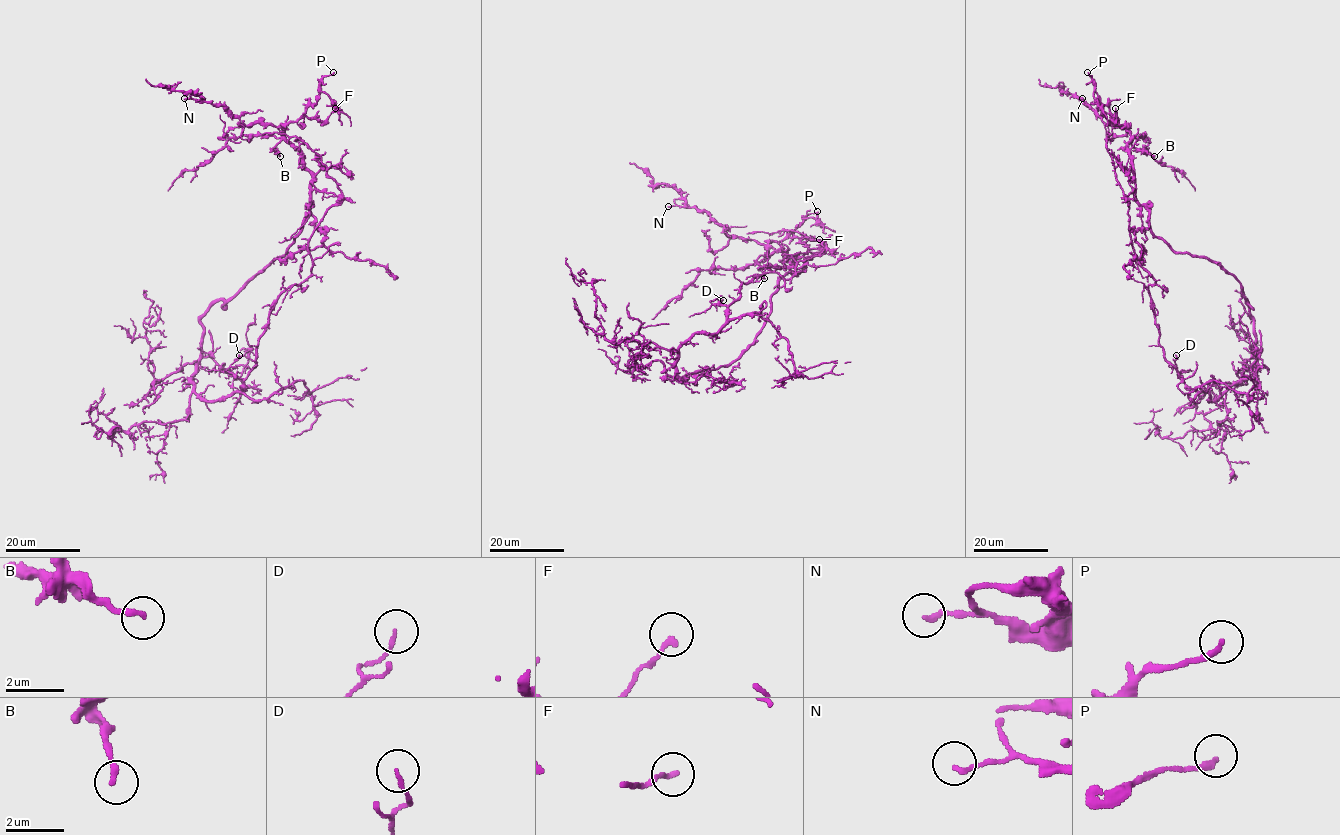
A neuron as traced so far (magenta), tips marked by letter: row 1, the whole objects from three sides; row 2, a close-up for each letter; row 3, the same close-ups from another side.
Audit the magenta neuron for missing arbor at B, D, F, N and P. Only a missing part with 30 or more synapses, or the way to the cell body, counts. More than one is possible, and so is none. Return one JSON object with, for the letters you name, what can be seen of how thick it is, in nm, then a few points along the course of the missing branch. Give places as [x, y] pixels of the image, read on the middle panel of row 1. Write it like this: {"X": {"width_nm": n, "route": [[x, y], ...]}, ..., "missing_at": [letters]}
{"missing_at": []}

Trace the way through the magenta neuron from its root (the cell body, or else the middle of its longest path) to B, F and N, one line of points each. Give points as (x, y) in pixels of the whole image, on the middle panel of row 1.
B: (753, 340), (796, 259), (782, 251), (761, 255), (756, 263), (764, 278)
F: (753, 340), (796, 259), (769, 254), (768, 244), (789, 236), (819, 239)
N: (753, 340), (796, 259), (729, 236), (705, 211), (668, 206)

